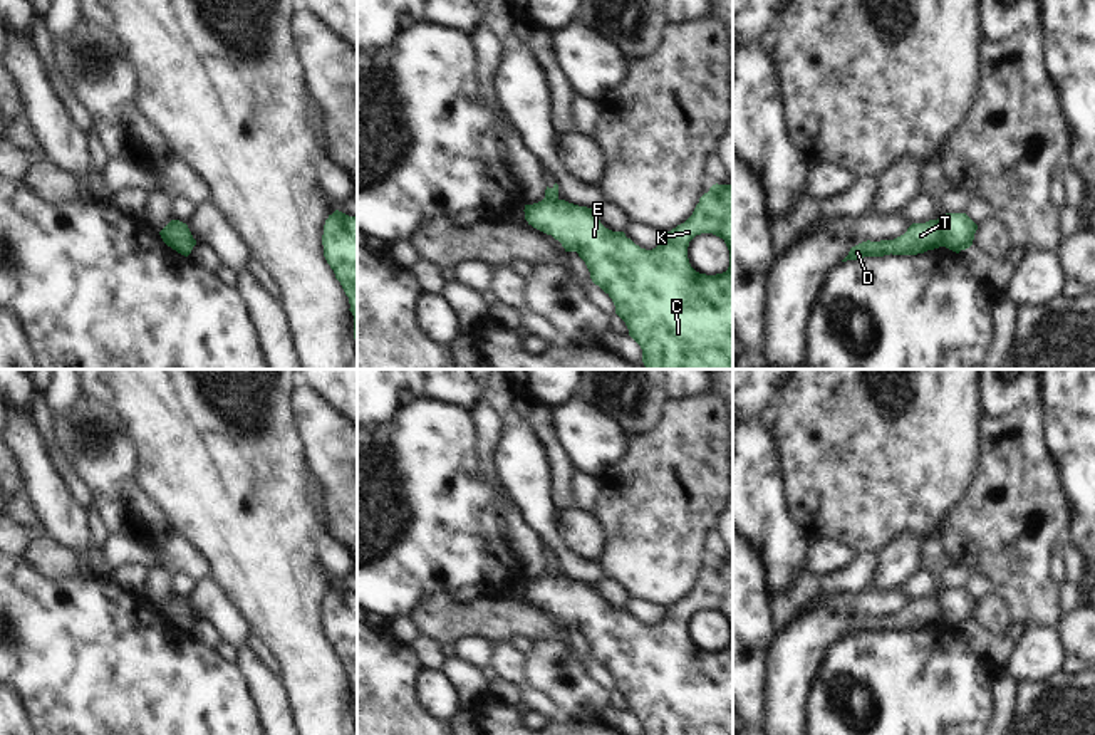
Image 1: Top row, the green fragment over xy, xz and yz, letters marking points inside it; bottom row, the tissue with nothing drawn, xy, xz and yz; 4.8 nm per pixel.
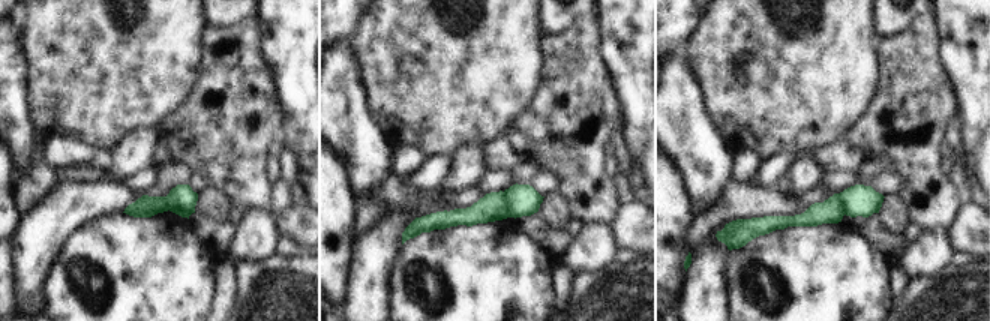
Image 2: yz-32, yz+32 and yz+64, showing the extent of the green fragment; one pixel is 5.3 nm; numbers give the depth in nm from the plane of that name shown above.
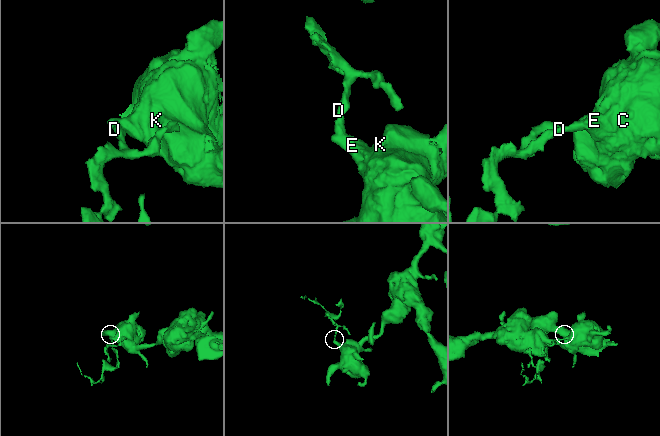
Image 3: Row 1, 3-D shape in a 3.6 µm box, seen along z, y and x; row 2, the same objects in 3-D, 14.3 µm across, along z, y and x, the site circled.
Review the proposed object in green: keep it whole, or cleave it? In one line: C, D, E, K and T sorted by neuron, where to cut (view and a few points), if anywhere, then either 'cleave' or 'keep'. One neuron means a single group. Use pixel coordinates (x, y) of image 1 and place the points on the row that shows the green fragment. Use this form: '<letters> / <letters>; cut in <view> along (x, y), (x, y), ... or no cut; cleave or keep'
C E K / D T; cut in yz along (936, 220), (943, 245); cleave

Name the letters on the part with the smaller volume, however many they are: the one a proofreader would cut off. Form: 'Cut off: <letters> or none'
Cut off: D, T

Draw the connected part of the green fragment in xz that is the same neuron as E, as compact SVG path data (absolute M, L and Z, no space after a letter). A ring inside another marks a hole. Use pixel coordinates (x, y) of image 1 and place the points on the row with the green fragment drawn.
M713 185L699 198L693 215L667 232L664 242L652 250L641 248L624 232L605 228L595 215L595 208L543 198L538 203L525 205L523 211L528 225L552 235L565 252L577 252L585 262L592 282L612 299L615 314L641 346L646 369L733 369L733 185ZM701 233L713 233L724 240L729 250L726 272L706 275L691 267L688 247Z

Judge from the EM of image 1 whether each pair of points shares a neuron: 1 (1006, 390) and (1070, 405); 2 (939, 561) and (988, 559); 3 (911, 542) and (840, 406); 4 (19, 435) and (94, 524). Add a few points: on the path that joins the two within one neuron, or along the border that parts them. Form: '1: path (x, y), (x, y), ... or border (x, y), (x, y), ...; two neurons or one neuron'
1: border (1042, 386), (1038, 396); two neurons
2: border (936, 534), (943, 549), (958, 562); two neurons
3: border (924, 537), (902, 534), (877, 556); two neurons
4: border (83, 512), (89, 541), (99, 547); two neurons

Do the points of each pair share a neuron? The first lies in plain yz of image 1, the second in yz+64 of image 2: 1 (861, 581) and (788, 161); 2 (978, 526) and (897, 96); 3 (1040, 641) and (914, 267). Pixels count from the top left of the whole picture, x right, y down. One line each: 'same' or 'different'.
1: same
2: same
3: same

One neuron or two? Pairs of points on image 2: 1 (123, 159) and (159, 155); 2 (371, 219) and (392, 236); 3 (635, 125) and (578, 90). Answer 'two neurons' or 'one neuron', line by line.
1: two neurons
2: two neurons
3: two neurons

